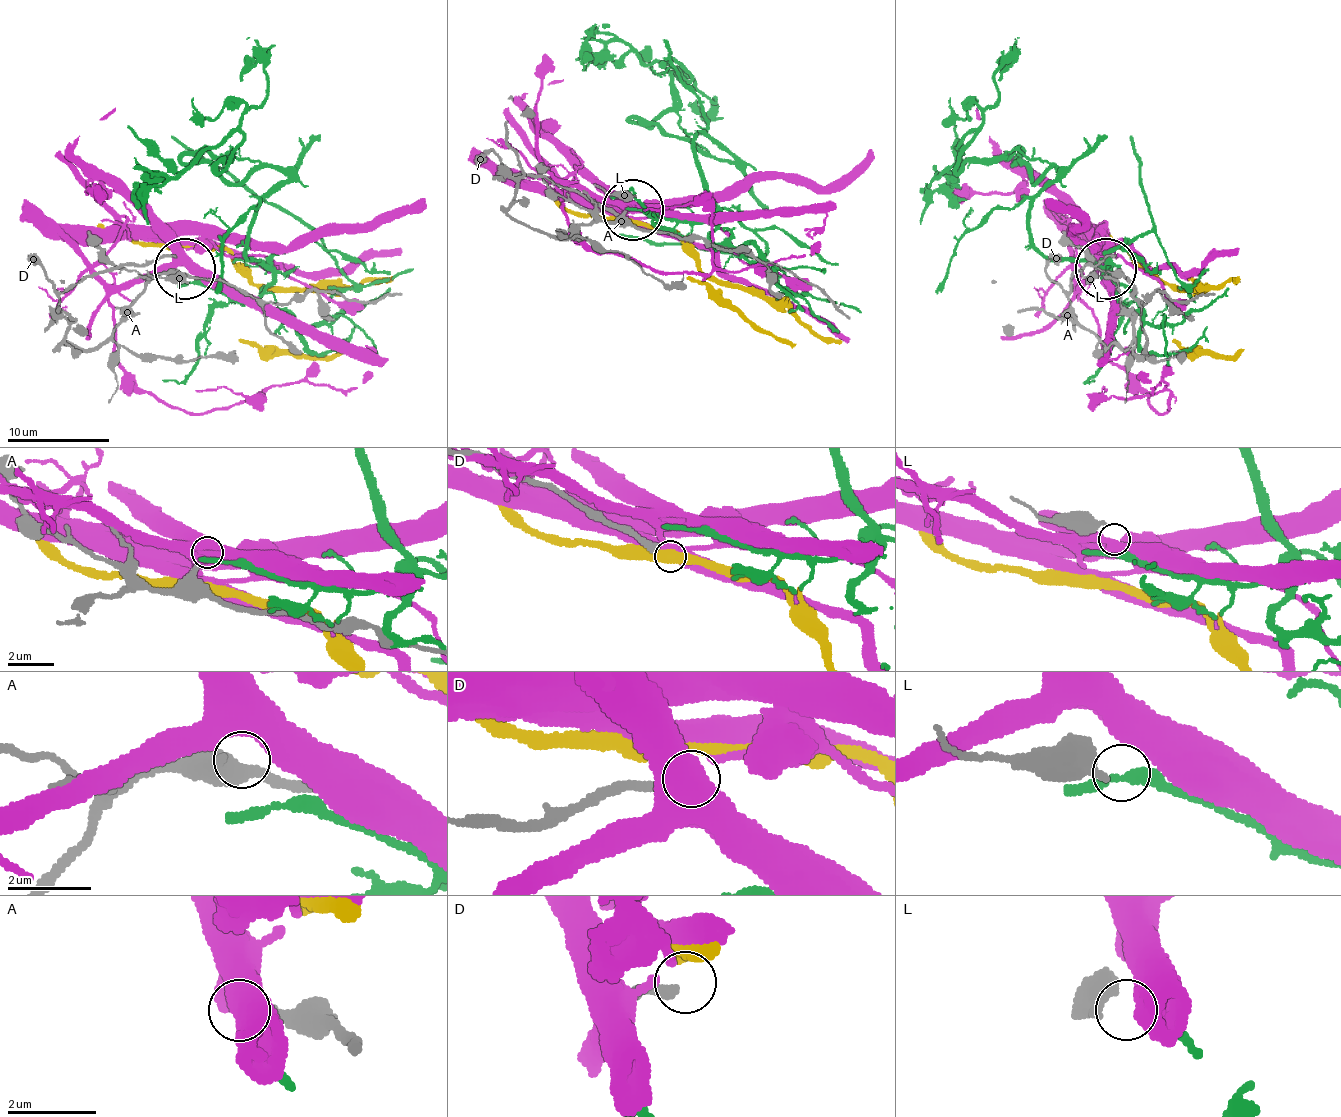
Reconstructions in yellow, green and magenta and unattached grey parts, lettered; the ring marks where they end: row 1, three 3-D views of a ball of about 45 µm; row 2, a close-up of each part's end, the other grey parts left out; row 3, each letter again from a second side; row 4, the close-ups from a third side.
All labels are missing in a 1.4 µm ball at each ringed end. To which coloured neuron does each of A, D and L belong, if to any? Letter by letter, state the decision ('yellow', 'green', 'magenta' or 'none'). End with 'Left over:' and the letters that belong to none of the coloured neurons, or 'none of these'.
A: none
D: none
L: none
Left over: A, D, L

